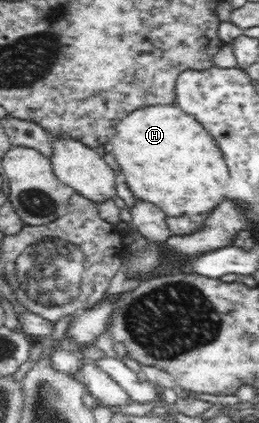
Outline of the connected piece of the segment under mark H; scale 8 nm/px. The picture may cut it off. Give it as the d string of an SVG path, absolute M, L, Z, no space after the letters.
M177 104L145 106L128 113L118 125L112 140L112 152L121 168L120 178L126 181L134 196L152 202L168 217L189 214L194 217L210 213L227 193L229 168L214 137Z

